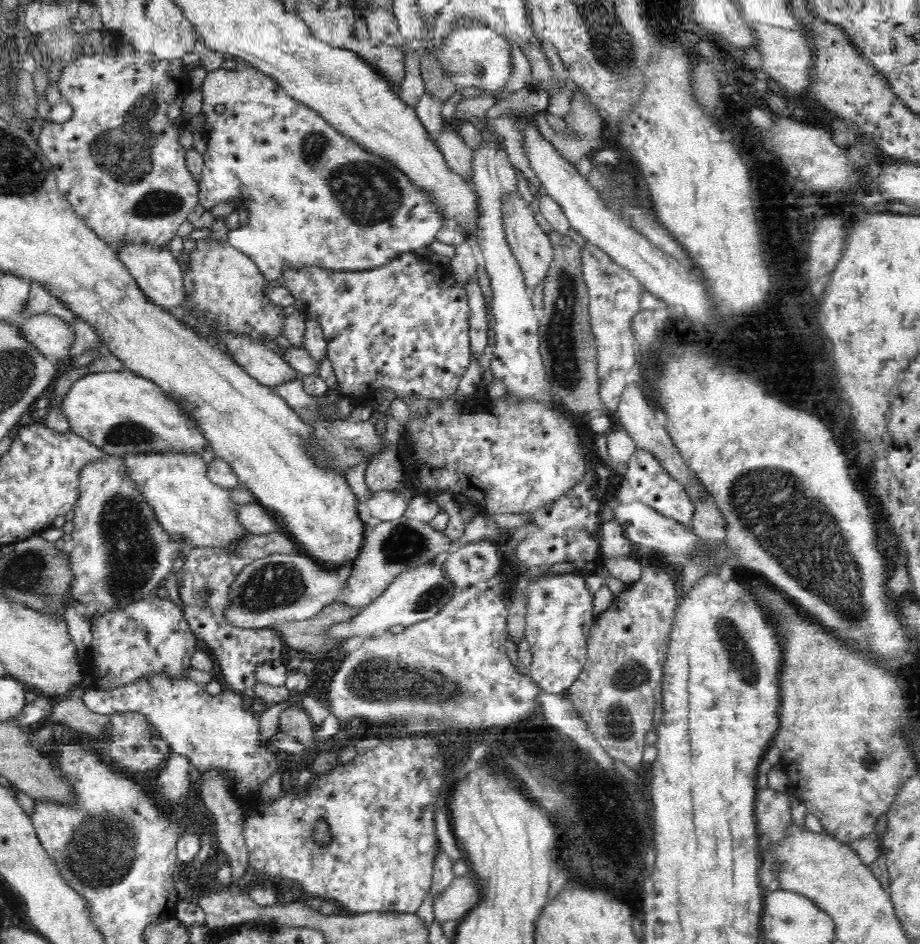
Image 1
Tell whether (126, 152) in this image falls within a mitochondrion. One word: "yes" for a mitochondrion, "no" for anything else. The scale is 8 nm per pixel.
yes

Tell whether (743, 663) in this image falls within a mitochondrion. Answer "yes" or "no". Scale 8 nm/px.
yes

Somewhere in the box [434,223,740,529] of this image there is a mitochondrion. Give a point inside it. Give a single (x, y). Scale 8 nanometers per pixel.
(562, 340)

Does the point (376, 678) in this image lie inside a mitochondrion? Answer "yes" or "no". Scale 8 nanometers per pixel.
yes

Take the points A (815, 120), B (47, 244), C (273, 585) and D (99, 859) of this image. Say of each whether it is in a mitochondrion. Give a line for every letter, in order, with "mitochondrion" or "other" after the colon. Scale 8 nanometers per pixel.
A: other
B: other
C: mitochondrion
D: mitochondrion

